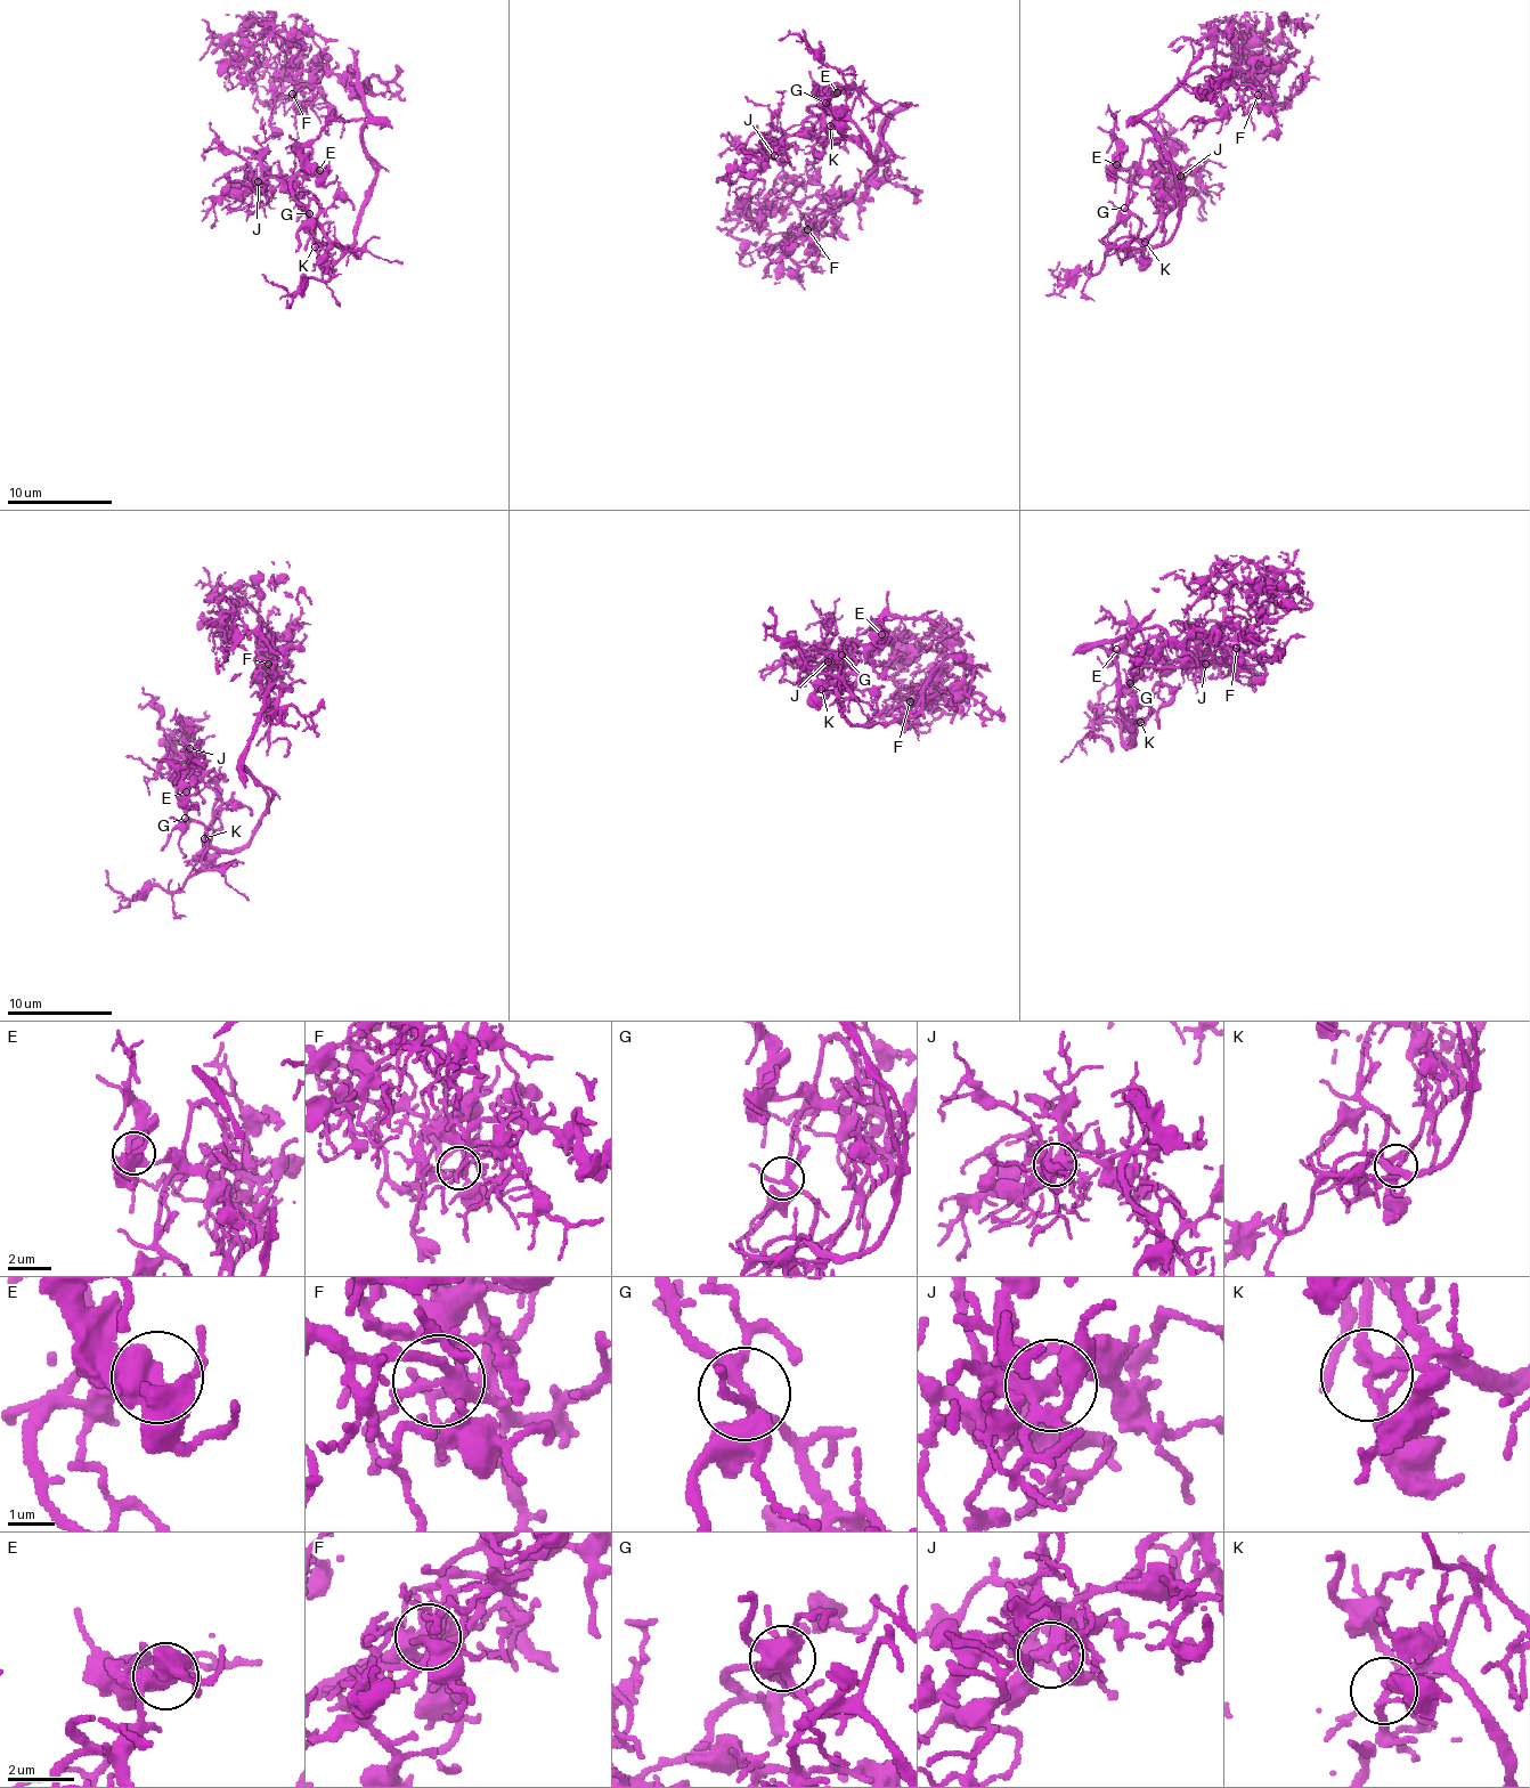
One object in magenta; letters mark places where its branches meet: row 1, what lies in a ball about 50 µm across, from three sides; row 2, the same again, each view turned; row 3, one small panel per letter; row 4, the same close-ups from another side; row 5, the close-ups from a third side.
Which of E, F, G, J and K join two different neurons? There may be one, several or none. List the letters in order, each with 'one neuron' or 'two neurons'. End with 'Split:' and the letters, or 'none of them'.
E: one neuron
F: one neuron
G: one neuron
J: one neuron
K: one neuron
Split: none of them

